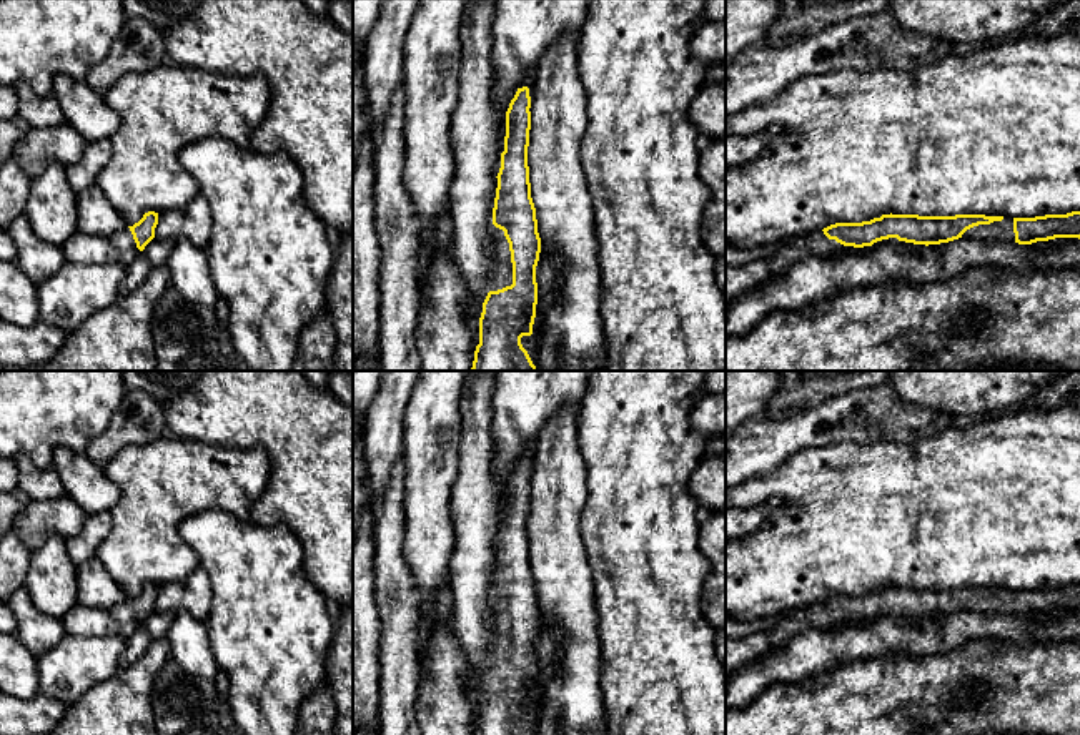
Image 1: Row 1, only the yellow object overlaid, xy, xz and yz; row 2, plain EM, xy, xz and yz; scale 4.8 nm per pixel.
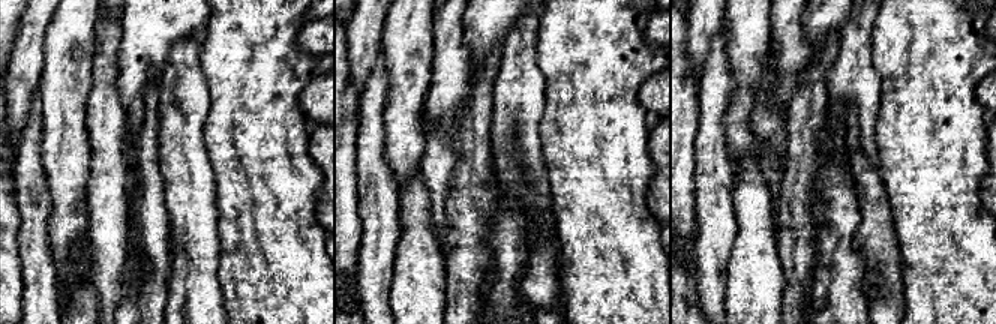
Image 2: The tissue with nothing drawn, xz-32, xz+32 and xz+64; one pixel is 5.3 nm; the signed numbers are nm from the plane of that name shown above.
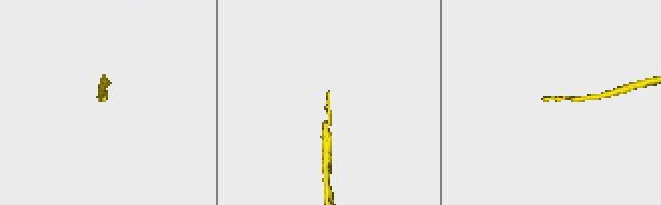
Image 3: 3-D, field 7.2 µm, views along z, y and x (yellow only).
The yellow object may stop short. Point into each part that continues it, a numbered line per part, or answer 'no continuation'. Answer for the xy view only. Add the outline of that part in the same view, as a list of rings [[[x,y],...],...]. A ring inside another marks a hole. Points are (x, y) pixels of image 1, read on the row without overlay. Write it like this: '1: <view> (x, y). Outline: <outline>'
1: xy (122, 612). Outline: [[[126,599],[116,604],[108,612],[116,622],[118,635],[126,640],[133,634],[135,627],[140,624],[136,620],[136,615],[133,612],[130,600]]]

